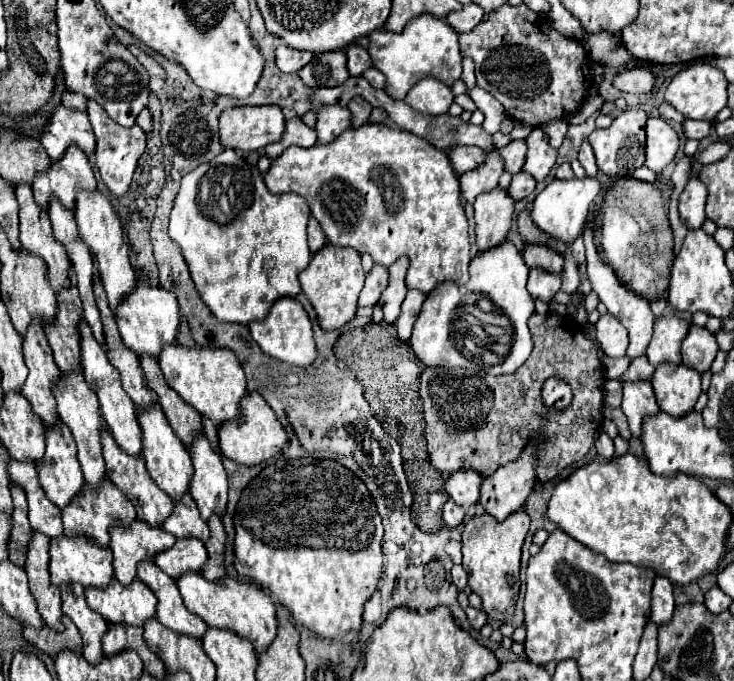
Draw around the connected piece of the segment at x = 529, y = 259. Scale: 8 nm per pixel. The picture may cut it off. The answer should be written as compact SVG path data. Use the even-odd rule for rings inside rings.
M527 244L521 256L529 268L545 268L547 272L553 272L553 274L563 272L563 256L547 246Z

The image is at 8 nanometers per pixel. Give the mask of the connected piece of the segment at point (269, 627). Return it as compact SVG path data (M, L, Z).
M183 572L177 578L177 588L185 600L185 606L203 618L203 622L213 624L217 628L229 628L243 638L251 638L255 652L261 654L277 636L277 616L273 598L255 582L237 580L231 576L223 576L219 580L205 580L201 572Z

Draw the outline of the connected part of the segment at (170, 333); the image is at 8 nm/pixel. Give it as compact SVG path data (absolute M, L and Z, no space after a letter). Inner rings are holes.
M137 276L135 288L125 298L121 298L115 310L115 318L121 338L137 356L151 354L157 358L165 342L175 342L175 334L179 328L179 304L171 290L165 290L161 286L153 288L145 276Z

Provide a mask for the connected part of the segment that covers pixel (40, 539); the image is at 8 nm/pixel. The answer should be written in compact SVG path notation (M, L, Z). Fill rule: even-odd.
M33 530L31 540L27 544L27 560L25 574L29 578L29 590L33 592L39 614L45 624L51 628L61 628L61 598L59 588L55 588L49 580L49 538L45 534Z

